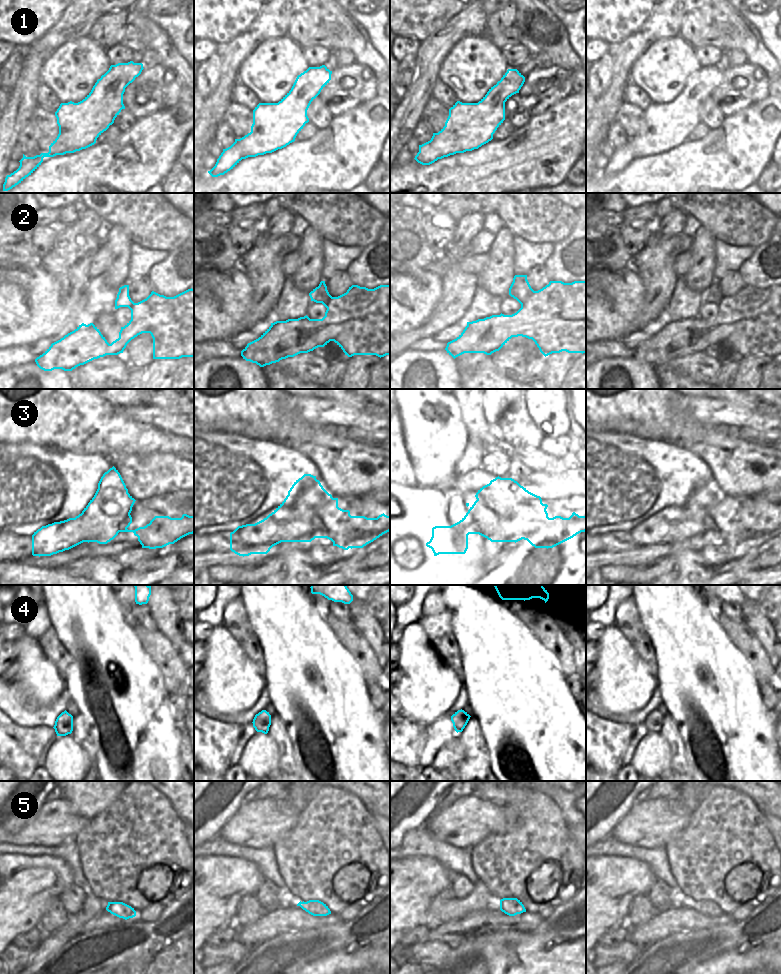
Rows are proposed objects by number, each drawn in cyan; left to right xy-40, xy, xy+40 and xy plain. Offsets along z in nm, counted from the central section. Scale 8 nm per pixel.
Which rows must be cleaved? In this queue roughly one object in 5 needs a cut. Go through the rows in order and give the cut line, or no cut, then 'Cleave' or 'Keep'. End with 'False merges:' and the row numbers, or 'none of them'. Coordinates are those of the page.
1: No split. Keep
2: No split. Keep
3: Split along xy+40 (497, 485), (507, 484), (515, 489). Cleave
4: No split. Keep
5: No split. Keep
False merges: 3

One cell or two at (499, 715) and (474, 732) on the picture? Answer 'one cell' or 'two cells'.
two cells

